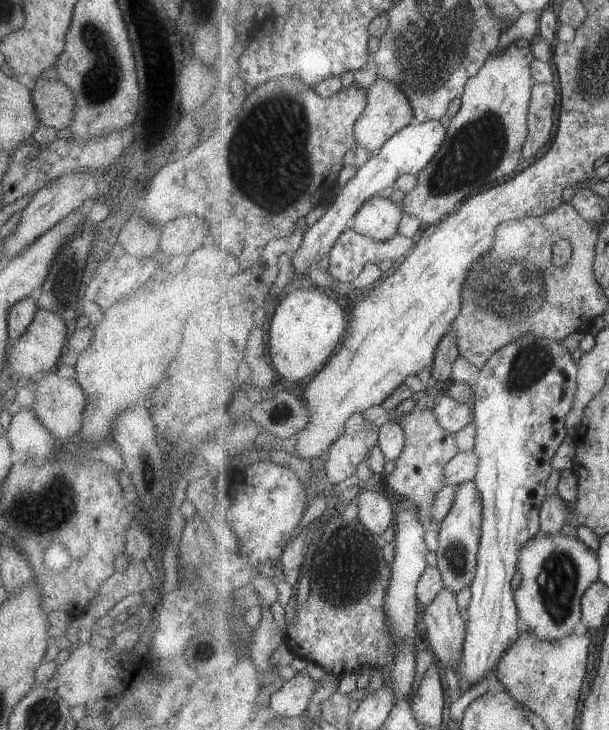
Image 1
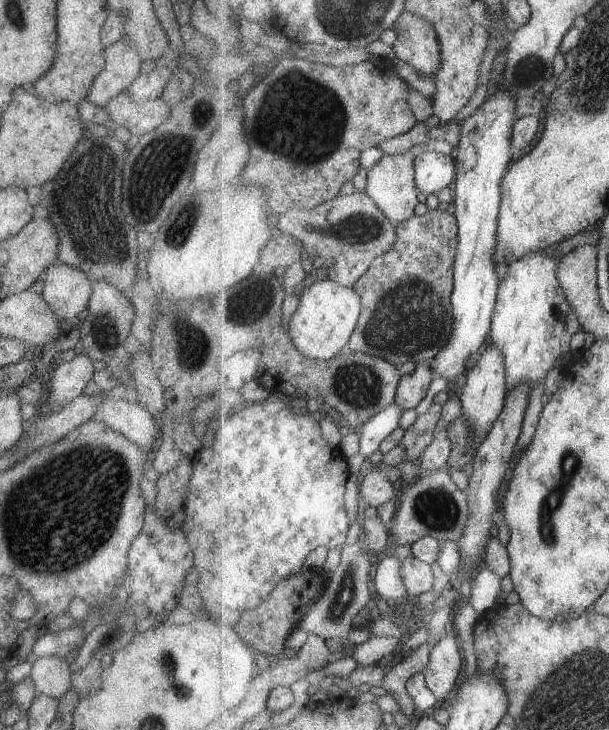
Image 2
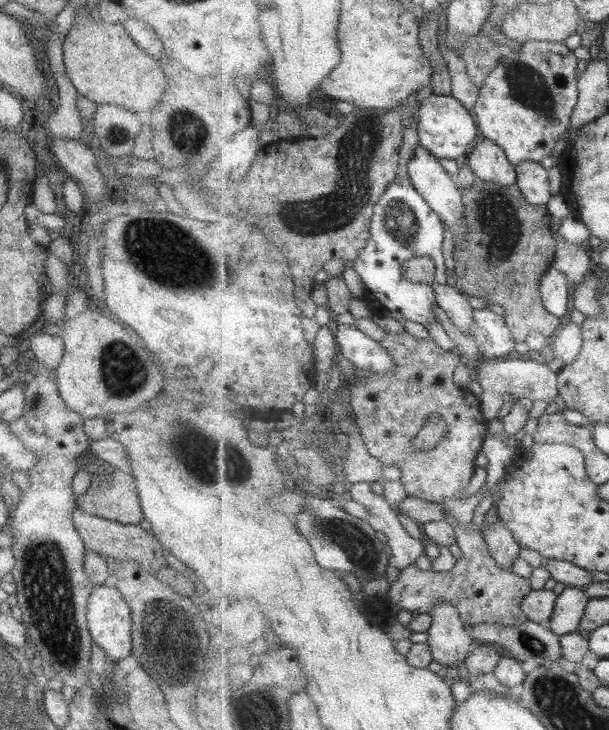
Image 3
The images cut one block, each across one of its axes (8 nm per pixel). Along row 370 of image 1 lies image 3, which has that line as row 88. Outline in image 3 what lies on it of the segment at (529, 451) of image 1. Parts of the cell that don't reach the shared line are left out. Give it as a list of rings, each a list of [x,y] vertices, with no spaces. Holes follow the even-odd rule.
[[[526,40],[520,42],[519,49],[513,50],[503,46],[500,53],[502,57],[497,66],[479,88],[473,109],[479,132],[485,139],[493,139],[499,143],[515,166],[526,160],[539,162],[542,158],[550,156],[557,141],[567,134],[572,126],[572,116],[580,97],[577,77],[579,59],[564,42]]]

